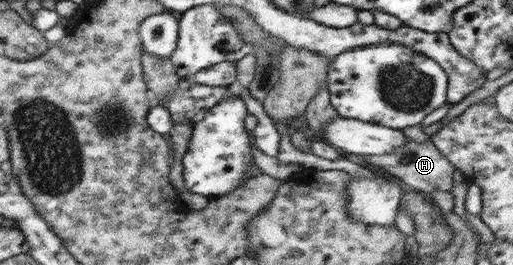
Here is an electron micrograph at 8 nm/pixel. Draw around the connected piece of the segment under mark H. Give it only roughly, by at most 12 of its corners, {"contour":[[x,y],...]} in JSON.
{"contour":[[432,140],[365,157],[406,189],[453,191],[457,167]]}

